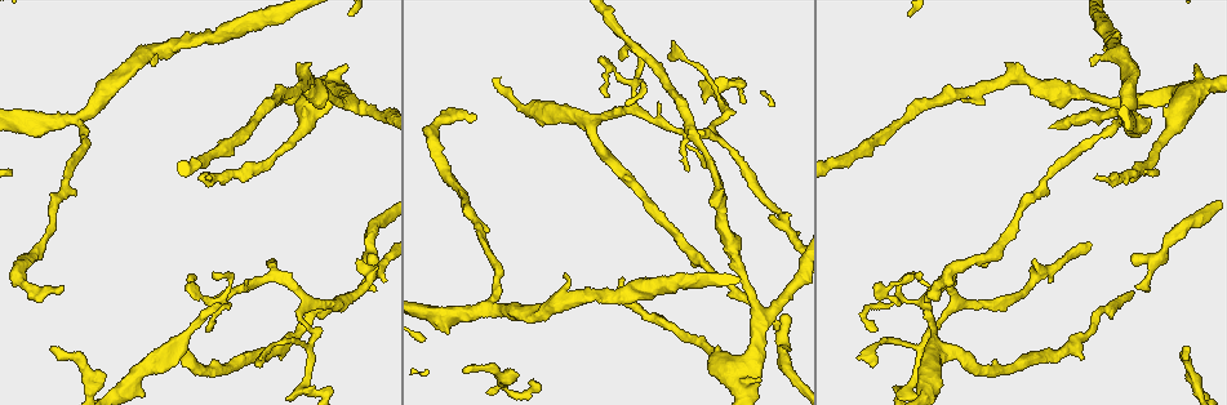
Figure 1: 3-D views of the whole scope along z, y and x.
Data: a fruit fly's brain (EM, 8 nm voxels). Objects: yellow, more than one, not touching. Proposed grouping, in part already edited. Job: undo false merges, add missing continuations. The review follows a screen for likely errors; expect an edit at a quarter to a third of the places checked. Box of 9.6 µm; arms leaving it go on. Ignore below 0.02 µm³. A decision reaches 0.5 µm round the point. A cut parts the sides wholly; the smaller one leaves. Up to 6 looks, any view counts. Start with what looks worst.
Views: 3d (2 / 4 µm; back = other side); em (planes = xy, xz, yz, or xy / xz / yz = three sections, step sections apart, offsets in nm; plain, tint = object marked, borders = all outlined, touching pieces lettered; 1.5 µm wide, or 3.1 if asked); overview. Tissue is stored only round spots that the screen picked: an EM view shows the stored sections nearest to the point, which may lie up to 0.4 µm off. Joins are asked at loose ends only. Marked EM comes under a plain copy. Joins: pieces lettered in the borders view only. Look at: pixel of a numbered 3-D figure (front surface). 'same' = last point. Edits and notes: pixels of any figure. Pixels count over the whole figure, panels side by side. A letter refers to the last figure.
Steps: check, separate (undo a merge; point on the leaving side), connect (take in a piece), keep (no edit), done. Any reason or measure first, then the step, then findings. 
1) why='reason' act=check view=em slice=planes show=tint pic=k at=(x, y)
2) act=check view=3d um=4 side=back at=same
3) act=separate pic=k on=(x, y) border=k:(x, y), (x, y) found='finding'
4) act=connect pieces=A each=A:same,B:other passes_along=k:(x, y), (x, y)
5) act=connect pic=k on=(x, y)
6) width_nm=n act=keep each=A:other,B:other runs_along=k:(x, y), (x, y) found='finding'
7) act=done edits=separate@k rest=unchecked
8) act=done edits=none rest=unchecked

act=check view=em slice=xy step=4 show=borders pic=1 at=(51, 347)

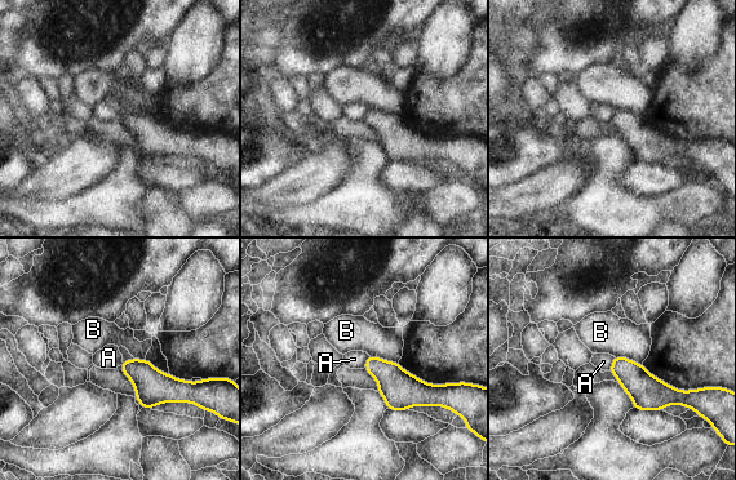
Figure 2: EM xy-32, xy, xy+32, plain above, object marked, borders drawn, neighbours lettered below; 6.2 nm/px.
why='another direction' act=check view=em slice=planes show=borders at=same

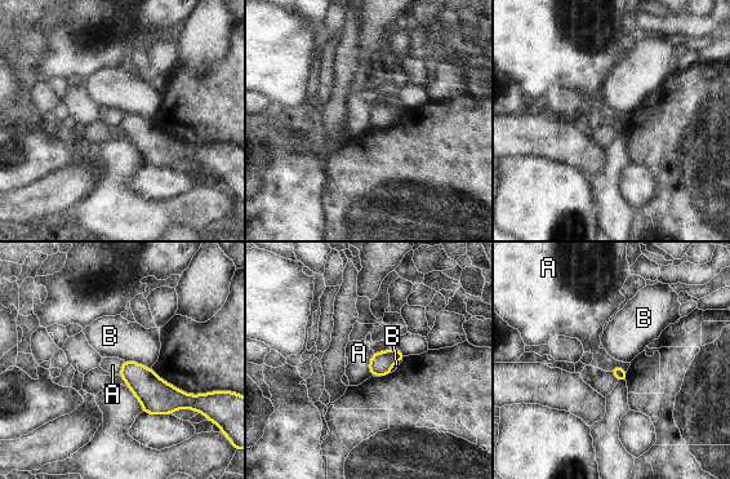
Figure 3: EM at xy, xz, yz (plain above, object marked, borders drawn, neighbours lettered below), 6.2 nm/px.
act=keep each=A:other,B:other border=3:(374, 354), (369, 362), (370, 375) found='none of them fits'

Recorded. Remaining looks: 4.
why='an open end' act=check view=3d um=4 pic=1 at=(472, 119)

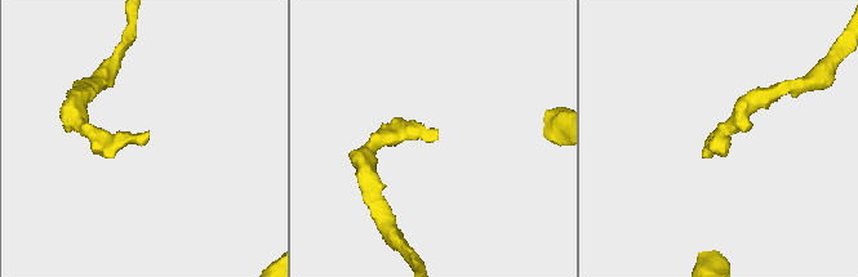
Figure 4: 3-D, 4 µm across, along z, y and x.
why='shape alone is not enough' act=check view=em slice=xy step=8 show=tint pic=4 at=(144, 133)

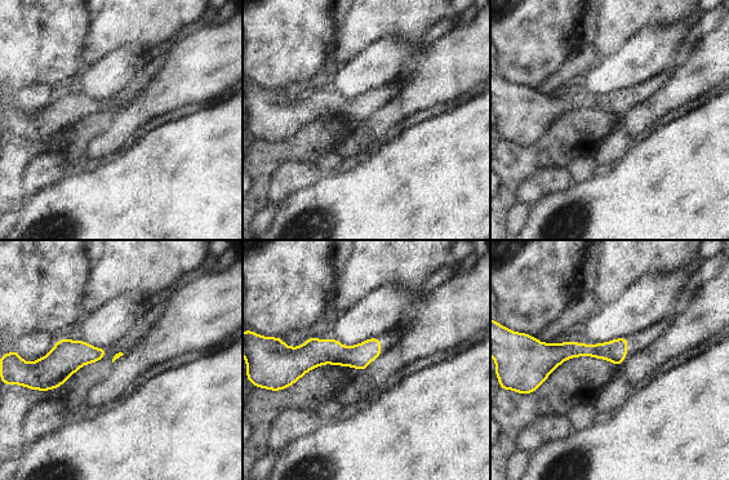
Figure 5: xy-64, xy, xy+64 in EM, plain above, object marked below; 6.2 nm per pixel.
why='another direction' act=check view=em slice=planes show=borders at=same

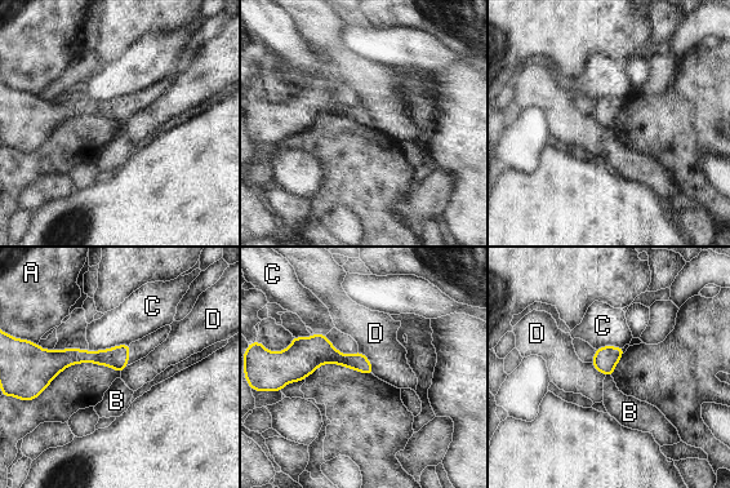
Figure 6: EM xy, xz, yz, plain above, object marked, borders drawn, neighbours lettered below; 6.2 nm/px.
longest_contact=C:260nm act=keep each=A:other,B:other,C:other,D:other runs_along=6:(125, 347), (116, 356), (39, 355) found='none of them fits'

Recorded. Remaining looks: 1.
act=done edits=none rest=unchecked

